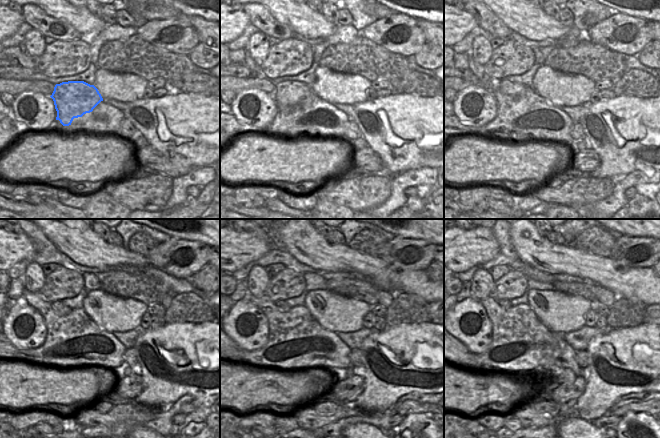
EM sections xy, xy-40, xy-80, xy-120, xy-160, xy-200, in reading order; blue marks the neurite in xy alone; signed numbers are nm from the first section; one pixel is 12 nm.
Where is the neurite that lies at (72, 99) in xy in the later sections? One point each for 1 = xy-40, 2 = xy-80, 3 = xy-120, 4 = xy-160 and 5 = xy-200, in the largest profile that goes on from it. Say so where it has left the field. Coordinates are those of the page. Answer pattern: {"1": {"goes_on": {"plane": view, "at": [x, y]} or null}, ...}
{"1": {"goes_on": {"plane": "xy-40", "at": [288, 93]}}, "2": {"goes_on": {"plane": "xy-80", "at": [510, 88]}}, "3": {"goes_on": {"plane": "xy-120", "at": [62, 310]}}, "4": {"goes_on": {"plane": "xy-160", "at": [282, 305]}}, "5": {"goes_on": {"plane": "xy-200", "at": [506, 304]}}}

